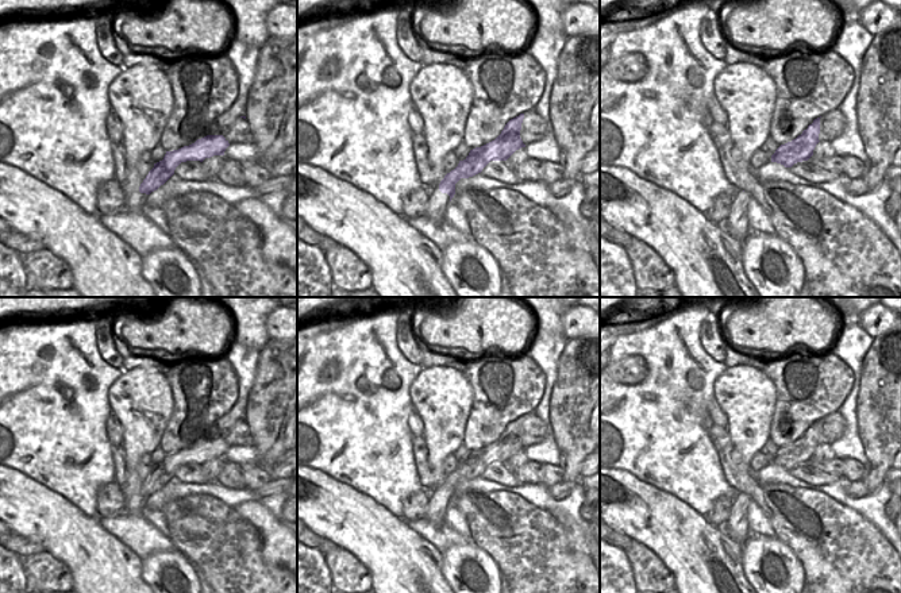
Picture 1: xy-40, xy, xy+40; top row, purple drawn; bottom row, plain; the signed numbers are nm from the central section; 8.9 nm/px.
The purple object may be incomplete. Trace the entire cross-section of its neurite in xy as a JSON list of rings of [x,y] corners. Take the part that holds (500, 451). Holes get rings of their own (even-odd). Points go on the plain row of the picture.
[[[524,416],[511,421],[494,443],[470,453],[469,458],[431,492],[426,513],[431,523],[436,525],[444,523],[446,511],[454,500],[455,486],[461,481],[473,480],[481,475],[490,463],[507,463],[516,453],[525,450],[520,440],[523,421]]]

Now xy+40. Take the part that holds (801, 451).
[[[820,420],[815,421],[806,432],[792,444],[781,447],[771,458],[771,465],[792,470],[797,465],[808,463],[819,443]]]

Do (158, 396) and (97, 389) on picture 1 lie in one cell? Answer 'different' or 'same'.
different

